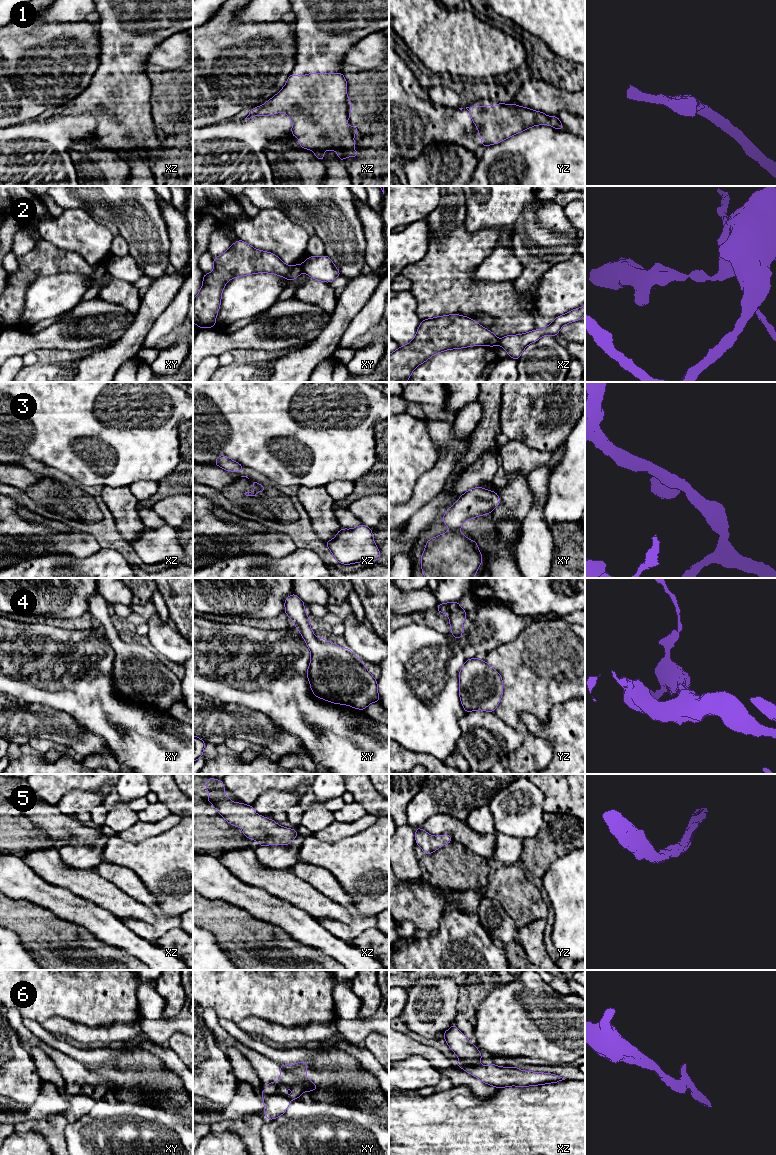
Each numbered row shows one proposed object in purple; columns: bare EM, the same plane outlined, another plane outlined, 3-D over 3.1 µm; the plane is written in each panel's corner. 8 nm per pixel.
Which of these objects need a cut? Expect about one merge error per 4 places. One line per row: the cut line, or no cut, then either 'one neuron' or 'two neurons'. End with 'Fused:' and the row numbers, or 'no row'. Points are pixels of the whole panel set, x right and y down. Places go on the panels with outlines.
1: cut none; one neuron
2: cut xy (301, 265), (303, 271); two neurons
3: cut xy (451, 529), (457, 532); two neurons
4: cut none; one neuron
5: cut none; one neuron
6: cut xy (263, 1097), (269, 1094), (283, 1094), (290, 1099); two neurons
Fused: 2, 3, 6

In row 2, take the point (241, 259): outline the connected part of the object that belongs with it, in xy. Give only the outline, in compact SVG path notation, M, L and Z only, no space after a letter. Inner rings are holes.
M240 239L213 262L213 271L203 275L202 287L193 299L193 322L199 328L215 326L222 291L232 278L271 273L292 281L303 272L302 265L285 265L275 254L255 249Z

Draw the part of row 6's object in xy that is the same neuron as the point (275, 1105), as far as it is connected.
M274 1094L263 1098L265 1115L268 1120L276 1119L287 1110L290 1099L287 1096Z

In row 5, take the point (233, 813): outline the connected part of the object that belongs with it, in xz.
M206 779L205 786L210 793L206 799L218 813L228 823L239 826L247 838L257 841L260 846L288 845L297 837L297 830L282 827L274 820L256 814L253 806L231 801L223 793L225 786L221 780Z

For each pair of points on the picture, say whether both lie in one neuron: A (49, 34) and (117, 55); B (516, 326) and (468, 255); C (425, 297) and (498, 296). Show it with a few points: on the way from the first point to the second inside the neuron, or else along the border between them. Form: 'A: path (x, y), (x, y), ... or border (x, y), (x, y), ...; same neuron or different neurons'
A: border (102, 33), (100, 63), (95, 72); different neurons
B: path (498, 308), (467, 279), (467, 273); same neuron
C: path (443, 297), (480, 298); same neuron

